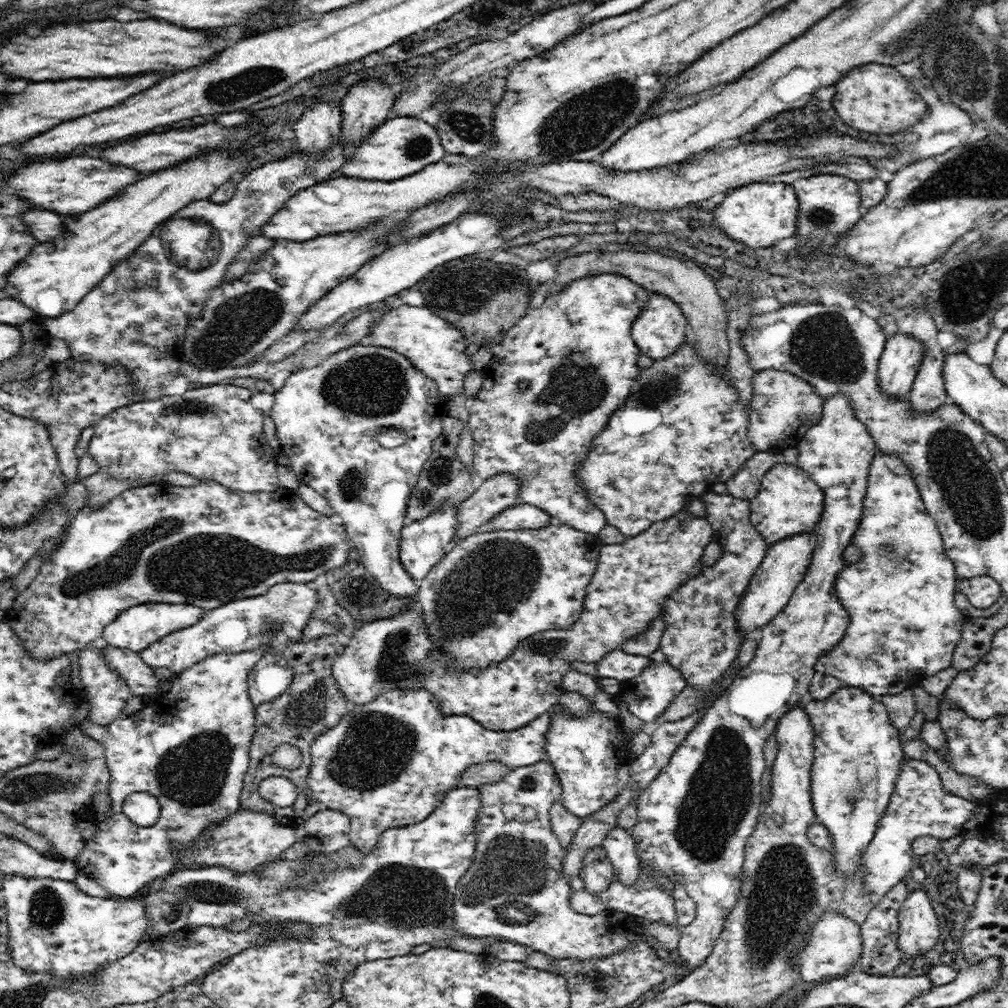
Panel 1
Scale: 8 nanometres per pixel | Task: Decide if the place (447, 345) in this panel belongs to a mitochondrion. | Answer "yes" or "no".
no

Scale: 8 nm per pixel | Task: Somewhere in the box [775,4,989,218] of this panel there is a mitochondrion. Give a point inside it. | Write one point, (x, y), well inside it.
(936, 46)

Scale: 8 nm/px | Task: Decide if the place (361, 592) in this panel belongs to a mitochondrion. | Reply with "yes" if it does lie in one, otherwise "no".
yes

